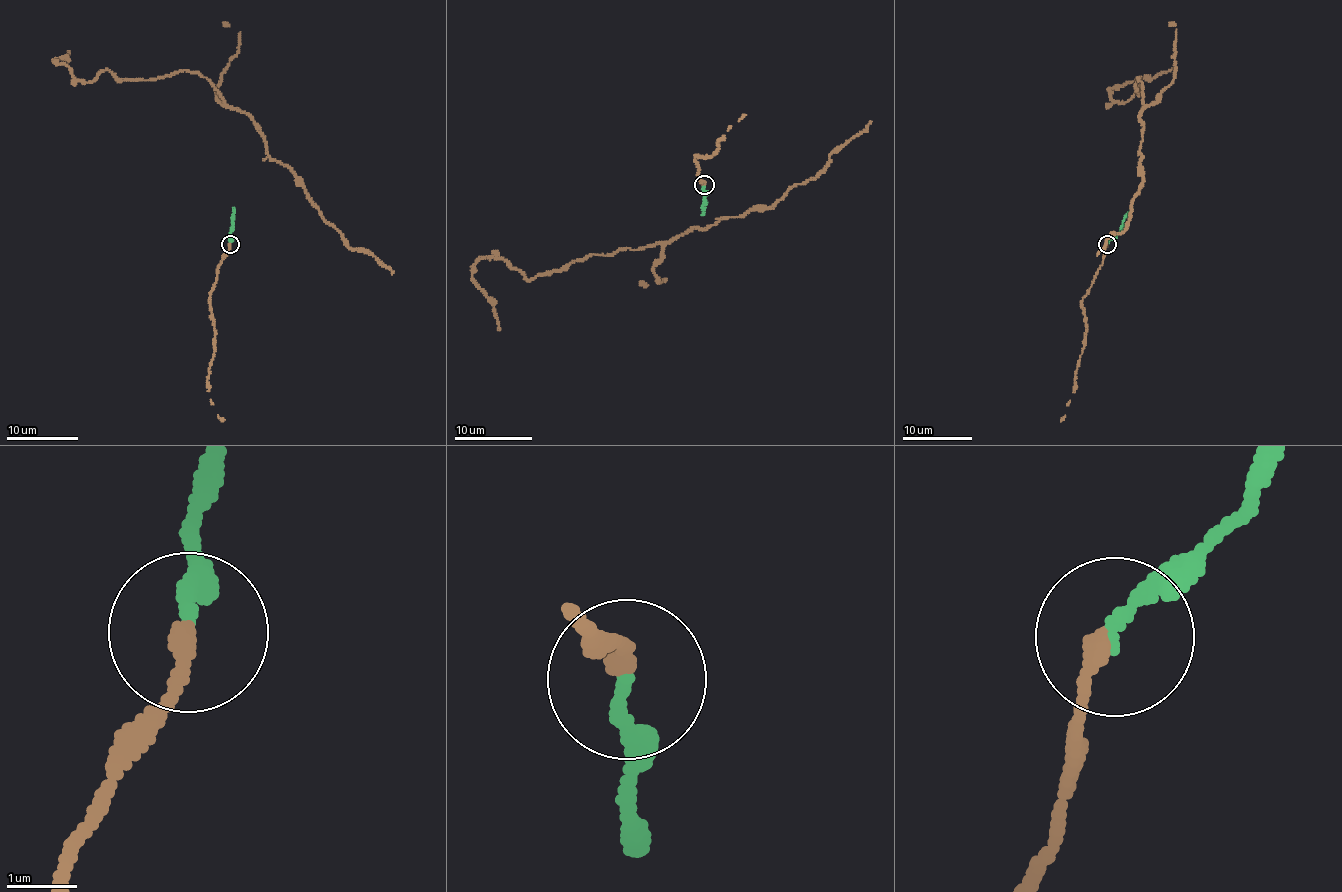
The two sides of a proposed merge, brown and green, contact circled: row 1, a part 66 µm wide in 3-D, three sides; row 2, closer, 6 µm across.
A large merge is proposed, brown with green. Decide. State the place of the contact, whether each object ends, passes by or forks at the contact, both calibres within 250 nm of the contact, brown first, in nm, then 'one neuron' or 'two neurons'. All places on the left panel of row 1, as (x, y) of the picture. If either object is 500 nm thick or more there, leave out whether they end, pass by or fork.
at (230, 244); brown ends there; green ends there; 240 nm thick on the brown side, 180 nm on the other; one neuron

